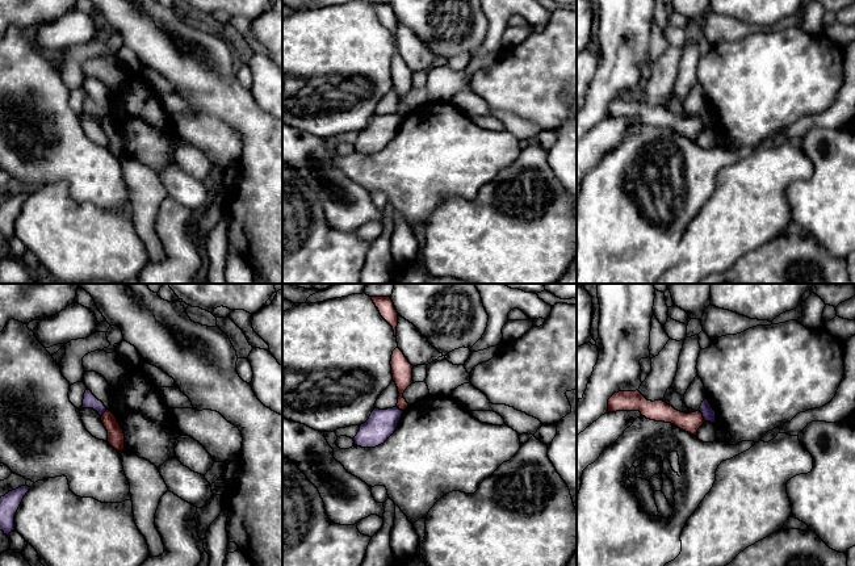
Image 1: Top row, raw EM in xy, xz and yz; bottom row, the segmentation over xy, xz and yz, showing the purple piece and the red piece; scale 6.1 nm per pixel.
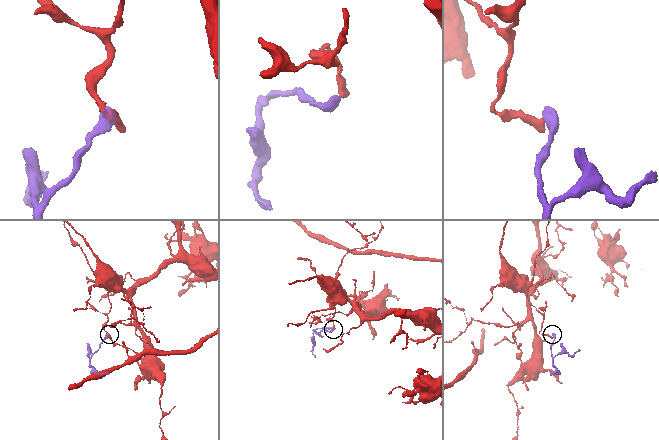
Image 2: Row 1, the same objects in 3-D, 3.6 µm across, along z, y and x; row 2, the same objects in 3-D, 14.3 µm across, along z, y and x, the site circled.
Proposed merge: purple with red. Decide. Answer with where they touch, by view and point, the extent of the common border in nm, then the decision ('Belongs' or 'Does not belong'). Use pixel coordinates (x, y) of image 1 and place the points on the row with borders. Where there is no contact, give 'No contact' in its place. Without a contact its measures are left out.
Touches purple at yz (703, 415). Shared border 90 nm. Does not belong

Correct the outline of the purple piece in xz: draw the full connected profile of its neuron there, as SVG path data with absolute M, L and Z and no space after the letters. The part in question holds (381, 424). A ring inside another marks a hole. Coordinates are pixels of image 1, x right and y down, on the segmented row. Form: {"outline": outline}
{"outline": "M397 406L387 410L374 408L353 437L355 445L376 448L384 444L397 429L402 414L403 411Z"}

